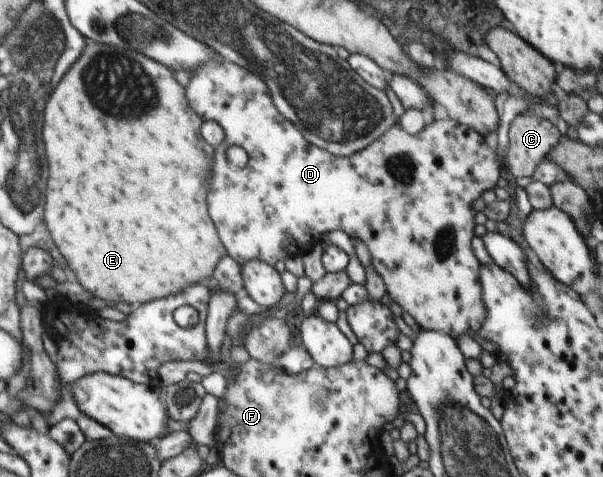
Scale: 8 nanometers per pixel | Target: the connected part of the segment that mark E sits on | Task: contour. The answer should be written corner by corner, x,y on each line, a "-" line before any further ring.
88,39
87,48
83,50
81,58
71,66
65,78
58,82
47,102
43,142
49,162
49,182
46,186
43,227
49,230
55,241
56,254
63,255
67,260
69,268
75,273
81,286
106,305
125,302
135,310
142,304
179,294
191,285
209,283
217,262
228,254
209,216
207,204
214,165
214,149
201,135
201,124
204,122
202,116
191,108
186,97
186,88
177,82
173,74
171,69
139,51
104,45

